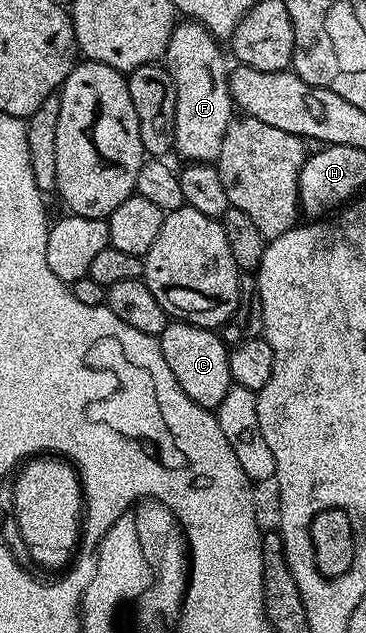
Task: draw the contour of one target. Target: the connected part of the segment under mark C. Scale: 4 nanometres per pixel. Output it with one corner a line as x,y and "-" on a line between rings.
172,319
160,332
158,340
162,347
162,355
166,355
166,364
170,366
170,371
174,371
174,379
178,379
178,387
182,387
182,391
186,391
186,395
190,395
190,399
194,399
194,403
198,403
203,409
215,411
222,403
222,399
226,399
226,391
234,384
228,362
229,346
220,340
219,332
191,325
189,321

